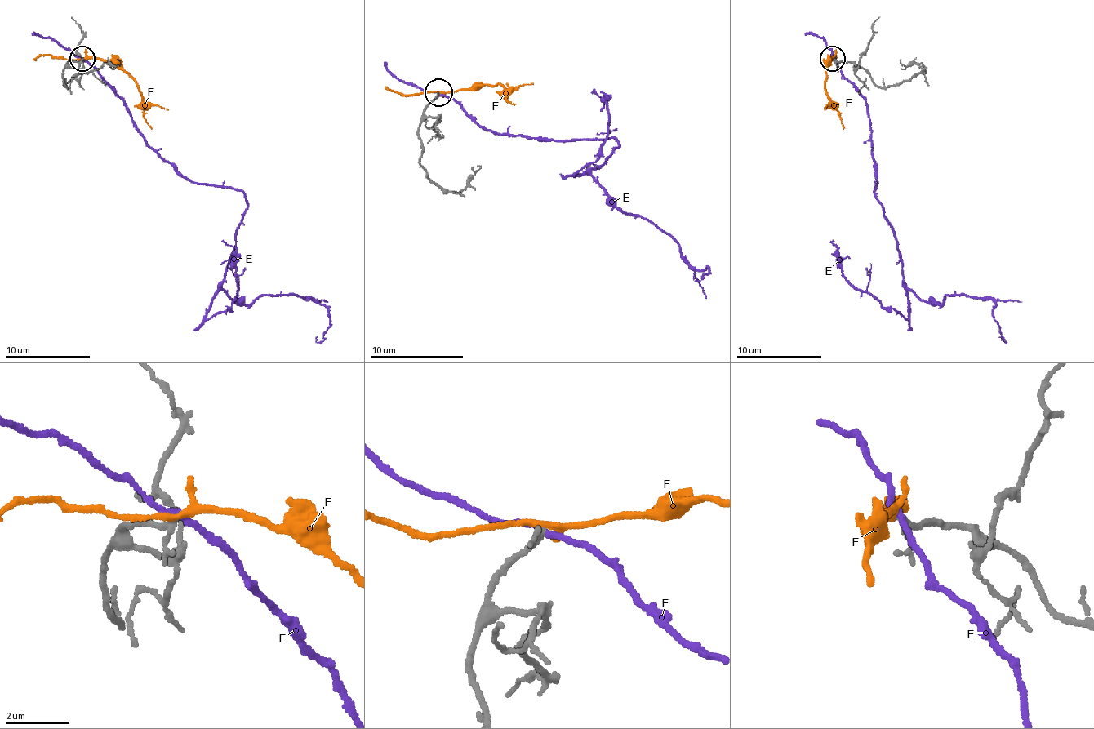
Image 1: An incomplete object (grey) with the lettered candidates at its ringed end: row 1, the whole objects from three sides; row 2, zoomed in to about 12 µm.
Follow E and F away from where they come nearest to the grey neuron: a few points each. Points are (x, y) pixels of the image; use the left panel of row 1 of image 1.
E: (82, 59), (194, 183), (242, 191), (222, 287), (246, 304), (312, 298), (329, 317), (316, 336)
F: (82, 59), (115, 61), (137, 85), (143, 118), (152, 129)

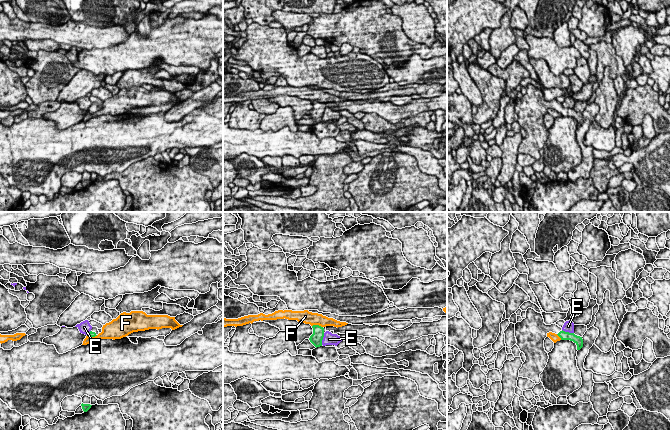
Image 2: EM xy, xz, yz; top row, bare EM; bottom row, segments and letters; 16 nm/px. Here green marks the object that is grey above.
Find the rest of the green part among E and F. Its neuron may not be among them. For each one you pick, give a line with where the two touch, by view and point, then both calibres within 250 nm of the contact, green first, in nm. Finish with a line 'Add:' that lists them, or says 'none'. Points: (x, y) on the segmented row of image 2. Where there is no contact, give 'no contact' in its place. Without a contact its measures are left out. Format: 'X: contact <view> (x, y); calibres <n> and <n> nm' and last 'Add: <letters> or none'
Add: none

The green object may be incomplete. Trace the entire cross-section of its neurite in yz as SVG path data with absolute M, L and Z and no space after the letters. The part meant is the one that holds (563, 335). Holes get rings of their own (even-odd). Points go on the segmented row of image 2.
M528 308L526 311L526 318L515 324L515 337L517 340L516 345L526 357L525 362L519 370L519 377L528 378L535 384L539 384L541 382L540 374L543 372L549 359L548 353L544 348L544 340L549 332L557 334L561 340L573 341L577 345L577 350L580 350L583 347L582 337L577 336L574 333L563 331L562 328L555 323L546 325L541 313L536 312L532 308Z

